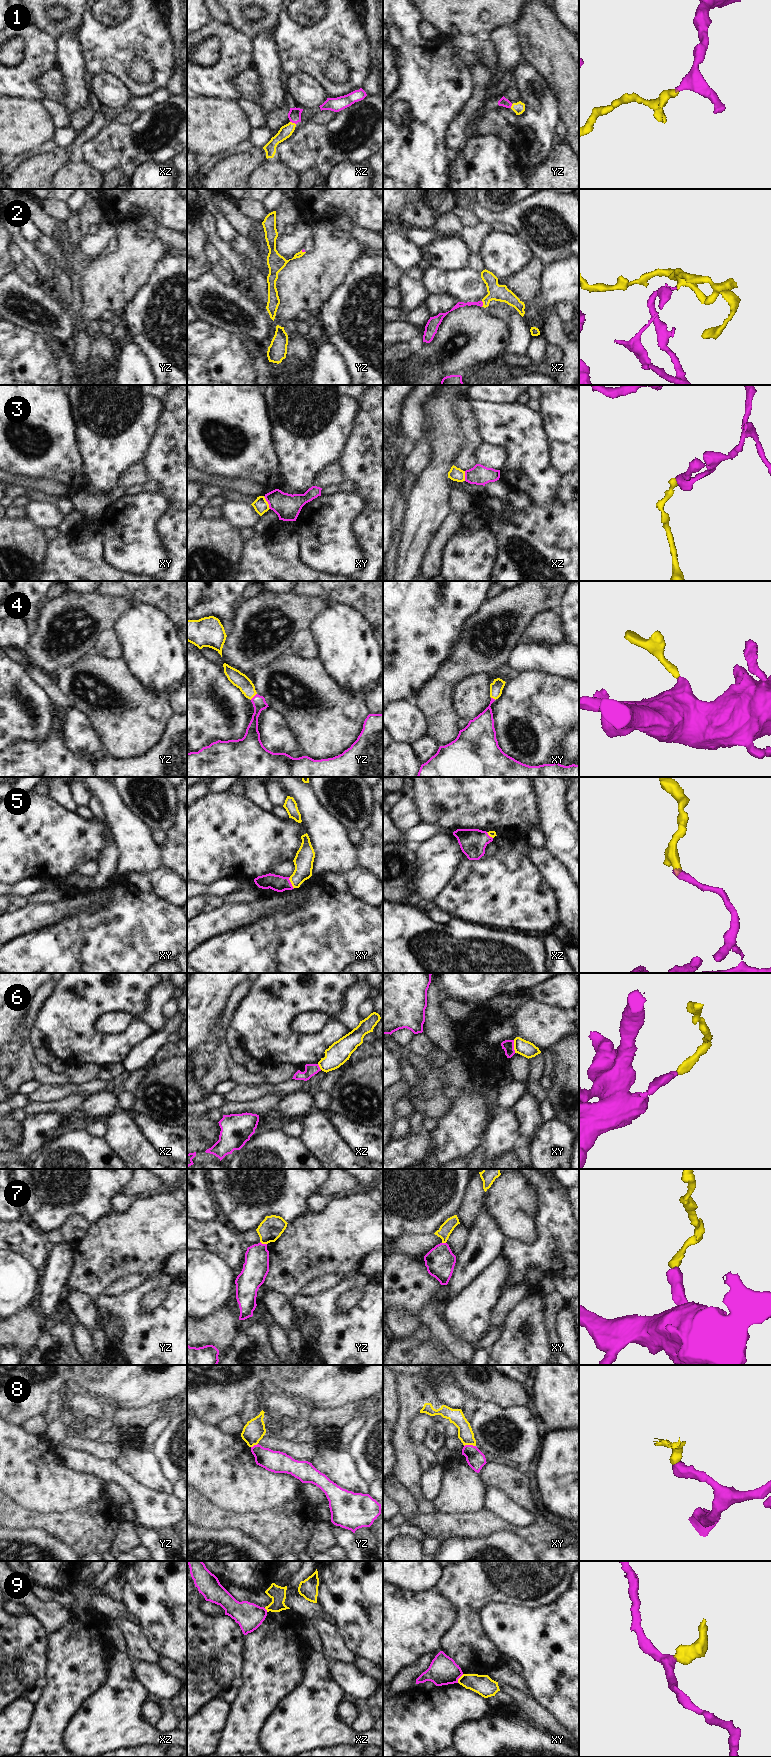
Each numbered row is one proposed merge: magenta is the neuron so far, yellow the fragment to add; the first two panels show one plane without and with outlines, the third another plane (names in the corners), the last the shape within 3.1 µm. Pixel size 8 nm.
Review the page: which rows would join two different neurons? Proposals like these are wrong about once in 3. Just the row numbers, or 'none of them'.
3, 6, 7, 8, 9

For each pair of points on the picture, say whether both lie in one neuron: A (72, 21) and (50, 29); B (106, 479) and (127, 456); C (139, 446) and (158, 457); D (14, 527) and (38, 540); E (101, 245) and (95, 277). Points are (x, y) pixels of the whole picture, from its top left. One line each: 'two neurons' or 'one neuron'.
A: one neuron
B: one neuron
C: two neurons
D: one neuron
E: two neurons

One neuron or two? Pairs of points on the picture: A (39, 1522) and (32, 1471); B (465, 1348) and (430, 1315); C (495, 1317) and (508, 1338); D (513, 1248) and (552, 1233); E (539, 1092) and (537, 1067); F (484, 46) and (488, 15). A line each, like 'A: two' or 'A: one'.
A: two
B: one
C: two
D: one
E: one
F: two

